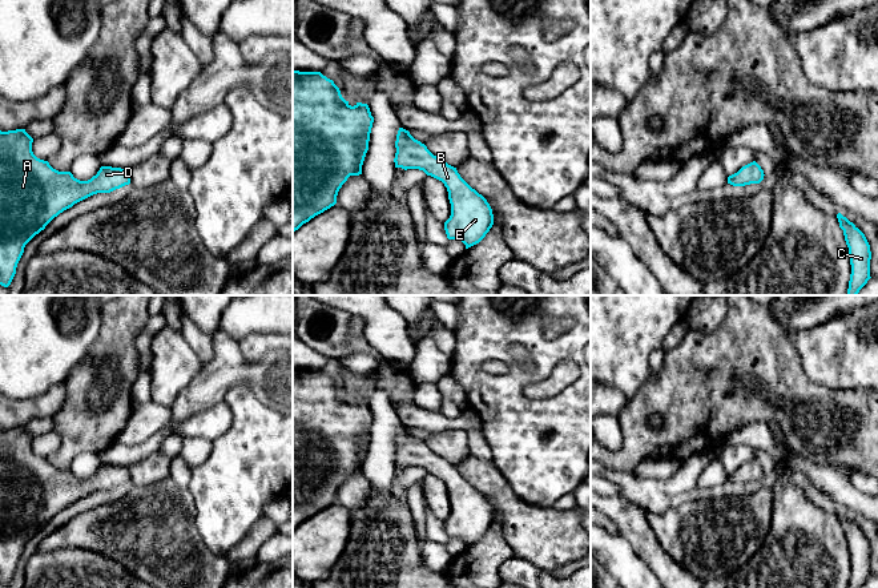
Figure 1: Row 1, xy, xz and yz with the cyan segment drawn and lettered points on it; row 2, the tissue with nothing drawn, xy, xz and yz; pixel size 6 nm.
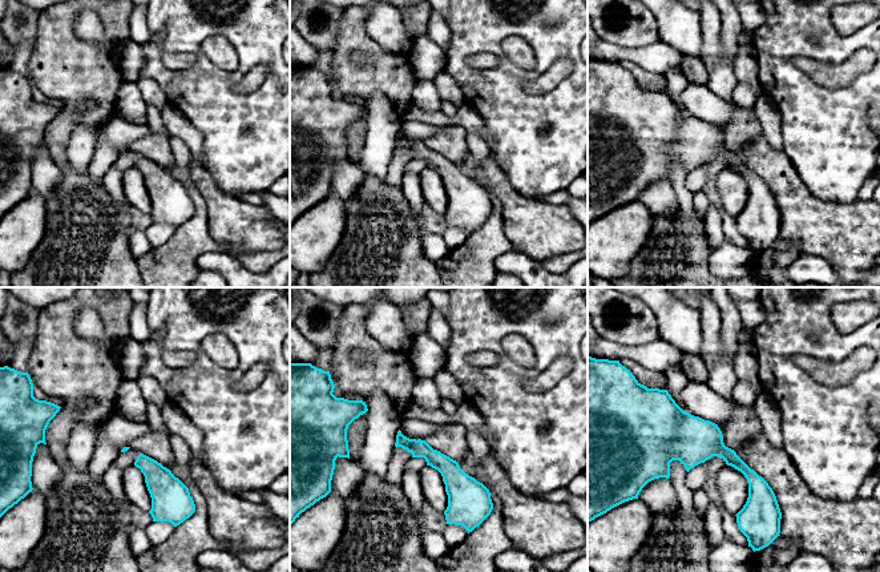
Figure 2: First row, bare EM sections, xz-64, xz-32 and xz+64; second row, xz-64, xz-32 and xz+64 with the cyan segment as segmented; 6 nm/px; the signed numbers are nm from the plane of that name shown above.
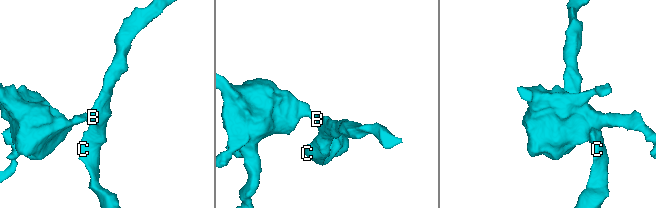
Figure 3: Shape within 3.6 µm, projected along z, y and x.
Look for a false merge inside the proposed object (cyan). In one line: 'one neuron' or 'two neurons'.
one neuron

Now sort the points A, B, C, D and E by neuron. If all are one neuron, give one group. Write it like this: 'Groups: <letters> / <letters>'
Groups: A B C D E

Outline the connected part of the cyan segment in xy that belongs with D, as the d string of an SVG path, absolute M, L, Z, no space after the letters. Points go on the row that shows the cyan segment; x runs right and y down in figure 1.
M25 129L0 130L0 285L8 287L25 245L60 213L97 193L110 193L130 184L129 170L101 166L96 176L80 181L59 172L32 152L33 138Z

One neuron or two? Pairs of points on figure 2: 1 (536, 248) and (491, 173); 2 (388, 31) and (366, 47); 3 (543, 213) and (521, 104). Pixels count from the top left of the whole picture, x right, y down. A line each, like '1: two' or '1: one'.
1: one
2: two
3: two

